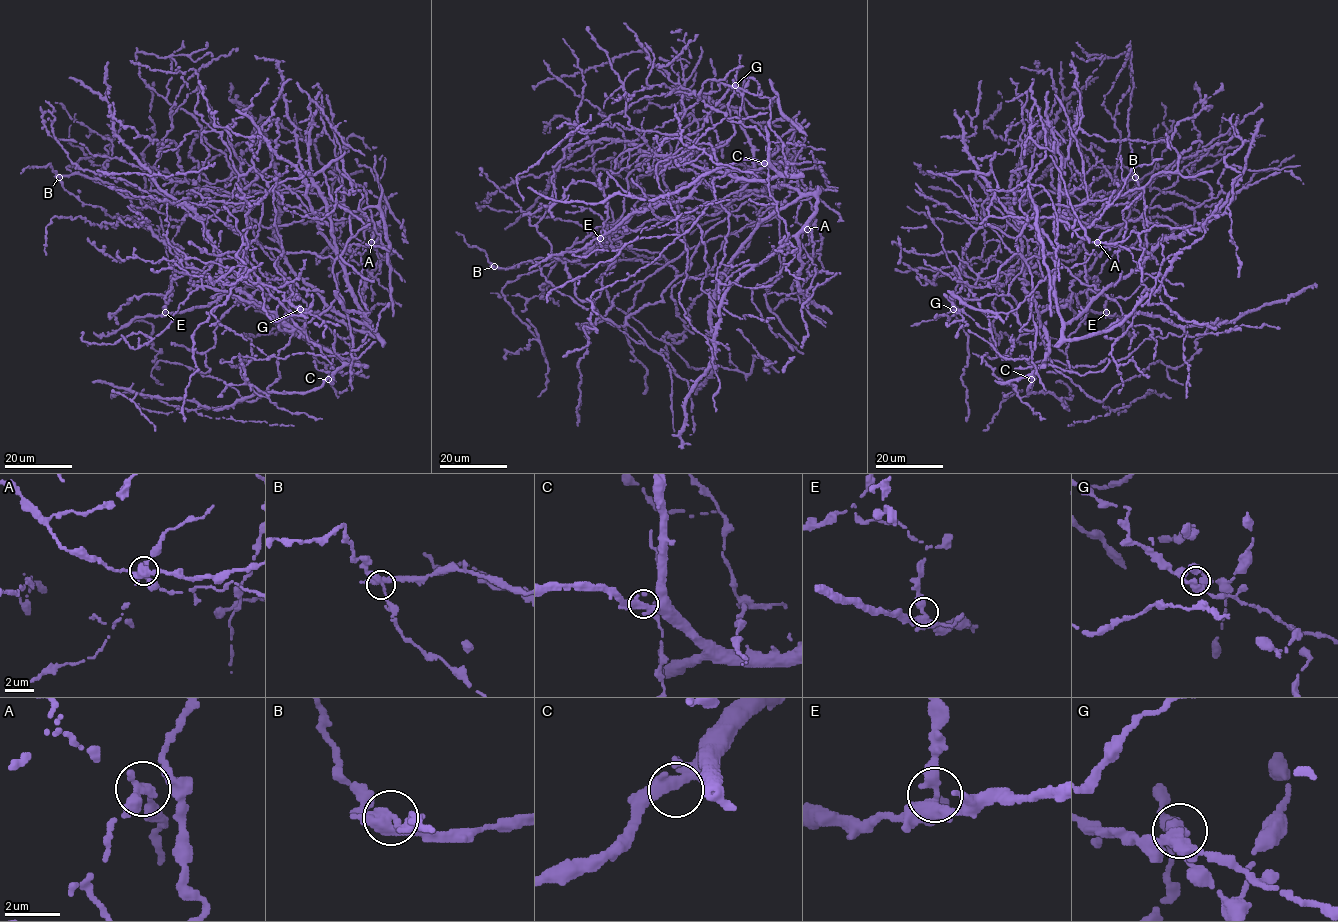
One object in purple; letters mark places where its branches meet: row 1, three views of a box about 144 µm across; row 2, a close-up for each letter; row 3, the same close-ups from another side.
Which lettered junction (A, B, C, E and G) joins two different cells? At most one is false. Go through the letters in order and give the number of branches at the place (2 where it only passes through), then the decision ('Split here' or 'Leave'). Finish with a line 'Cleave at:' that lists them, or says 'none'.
A: Branches: 4. Split here
B: Branches: 4. Leave
C: Branches: 4. Leave
E: Branches: 4. Leave
G: Branches: 4. Leave
Cleave at: A

